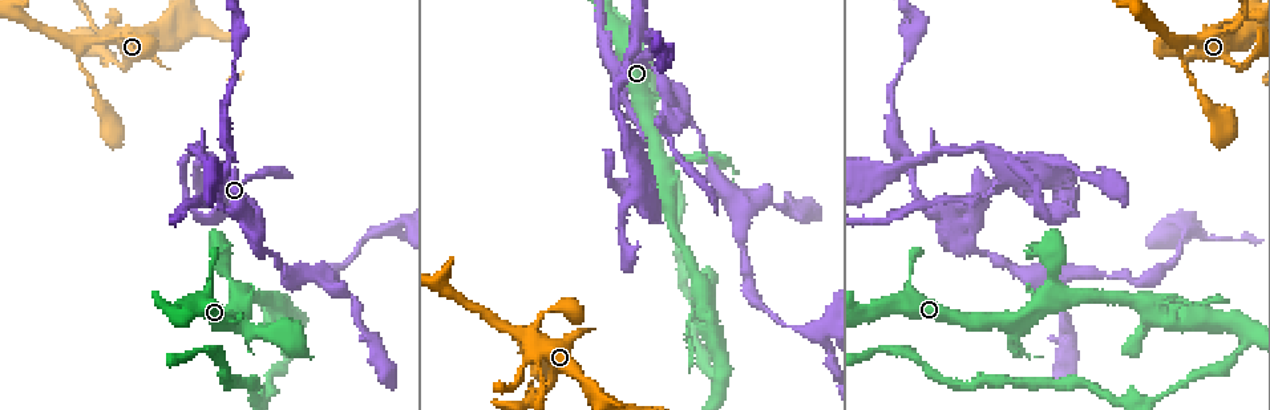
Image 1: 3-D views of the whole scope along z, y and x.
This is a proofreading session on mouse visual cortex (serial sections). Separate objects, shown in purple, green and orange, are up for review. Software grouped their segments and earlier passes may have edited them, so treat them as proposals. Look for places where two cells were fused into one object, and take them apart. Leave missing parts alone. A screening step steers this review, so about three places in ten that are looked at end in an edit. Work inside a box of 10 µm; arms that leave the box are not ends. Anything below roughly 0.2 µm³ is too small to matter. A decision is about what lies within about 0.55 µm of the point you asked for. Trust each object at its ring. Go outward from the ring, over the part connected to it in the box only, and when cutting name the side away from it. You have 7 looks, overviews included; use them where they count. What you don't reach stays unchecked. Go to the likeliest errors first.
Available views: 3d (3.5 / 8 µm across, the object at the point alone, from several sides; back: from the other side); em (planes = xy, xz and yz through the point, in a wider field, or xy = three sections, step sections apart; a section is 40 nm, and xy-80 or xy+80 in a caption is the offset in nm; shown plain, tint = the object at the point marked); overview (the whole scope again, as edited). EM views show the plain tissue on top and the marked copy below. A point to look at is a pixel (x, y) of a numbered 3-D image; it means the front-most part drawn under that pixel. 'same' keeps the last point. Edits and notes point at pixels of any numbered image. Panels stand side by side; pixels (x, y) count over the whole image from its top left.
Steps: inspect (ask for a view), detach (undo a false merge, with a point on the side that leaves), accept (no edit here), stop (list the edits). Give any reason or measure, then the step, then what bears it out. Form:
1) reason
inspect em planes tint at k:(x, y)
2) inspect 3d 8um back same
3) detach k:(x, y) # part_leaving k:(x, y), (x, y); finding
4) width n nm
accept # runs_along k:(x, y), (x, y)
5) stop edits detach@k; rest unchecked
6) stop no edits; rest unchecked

looks like a crossing
inspect 3d 3.5um at 1:(647, 54)

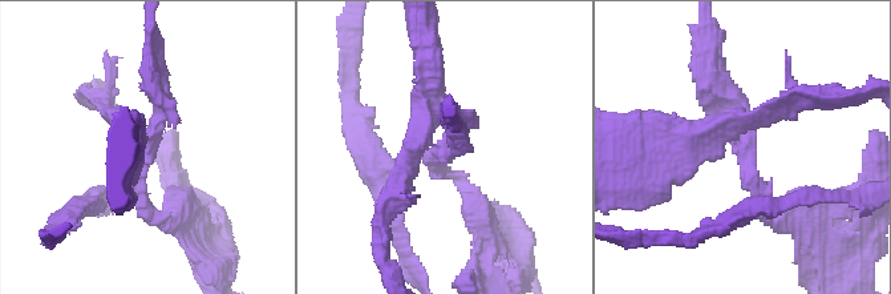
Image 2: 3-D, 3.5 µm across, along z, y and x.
inspect em xy step 5 tint at 2:(743, 148)

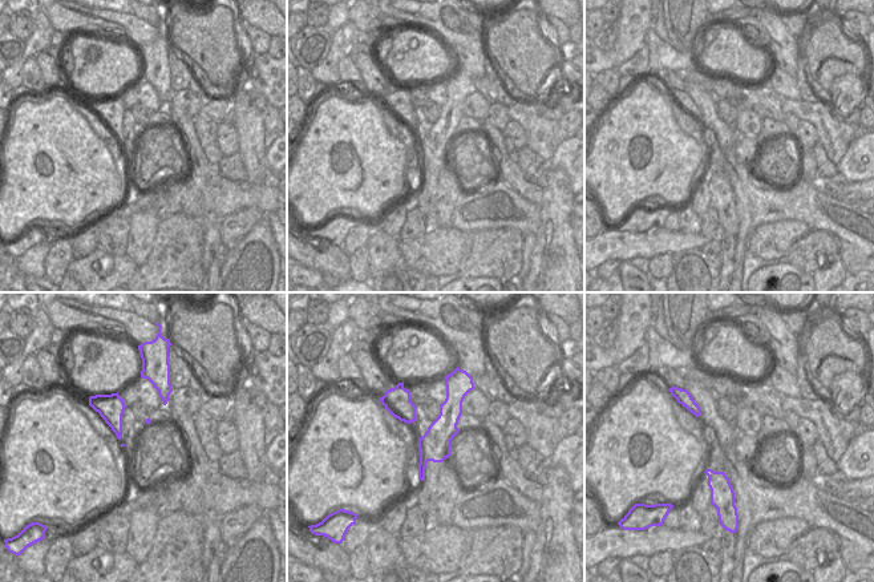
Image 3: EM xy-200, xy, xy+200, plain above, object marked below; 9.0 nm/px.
arm_widths 150, 150, 200, 300 nm
detach 2:(695, 125) # part_leaving 2:(734, 135), (826, 97); two cells meet here

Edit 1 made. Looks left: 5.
inspect overview

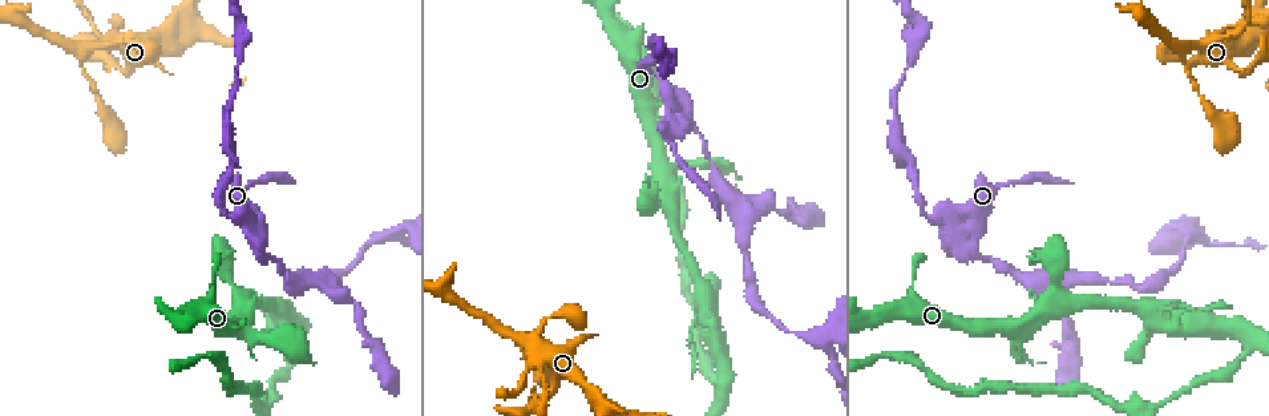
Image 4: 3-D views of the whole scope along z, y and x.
abrupt turn
inspect 3d 8um at 4:(1236, 360)

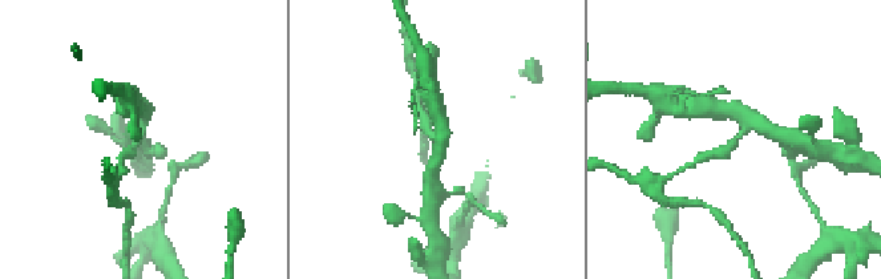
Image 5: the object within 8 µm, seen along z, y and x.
arm_widths 300, 400 nm
inspect em xy step 5 tint same

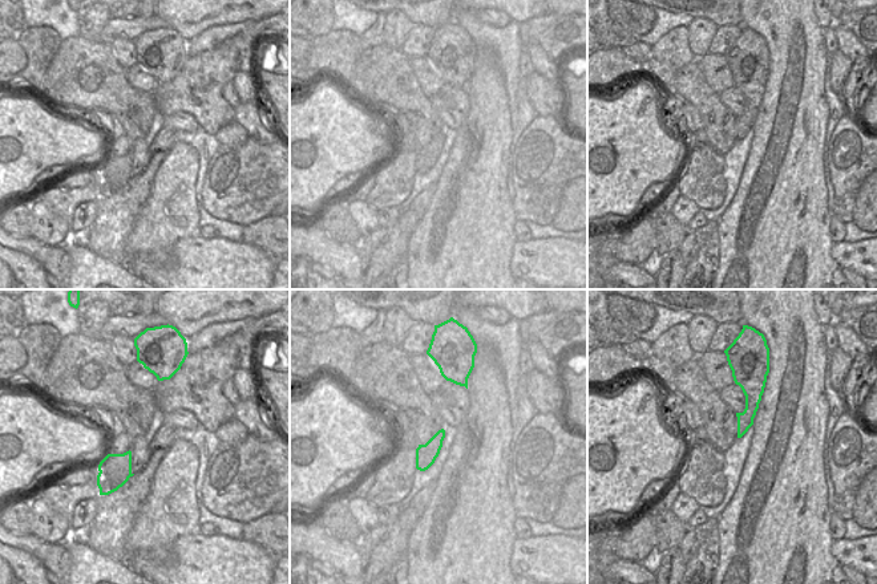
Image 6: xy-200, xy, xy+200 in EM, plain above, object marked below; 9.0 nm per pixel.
detach 5:(704, 156) # part_leaving 5:(724, 153), (711, 153), (677, 173); a second cell is stuck on

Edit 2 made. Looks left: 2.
stop edits detach@2, detach@5; rest unchecked

